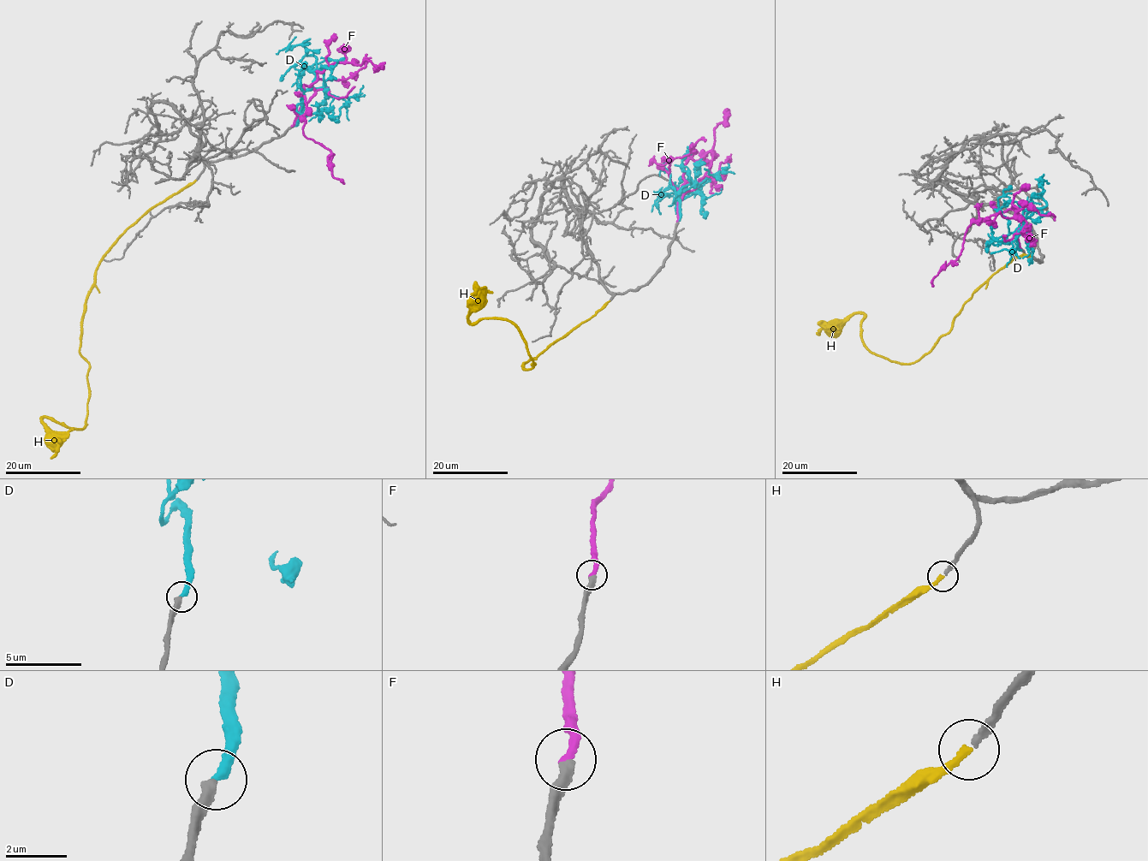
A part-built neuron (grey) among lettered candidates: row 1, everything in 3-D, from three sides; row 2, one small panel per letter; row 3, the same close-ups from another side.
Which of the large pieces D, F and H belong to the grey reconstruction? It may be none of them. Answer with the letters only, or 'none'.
F, H

